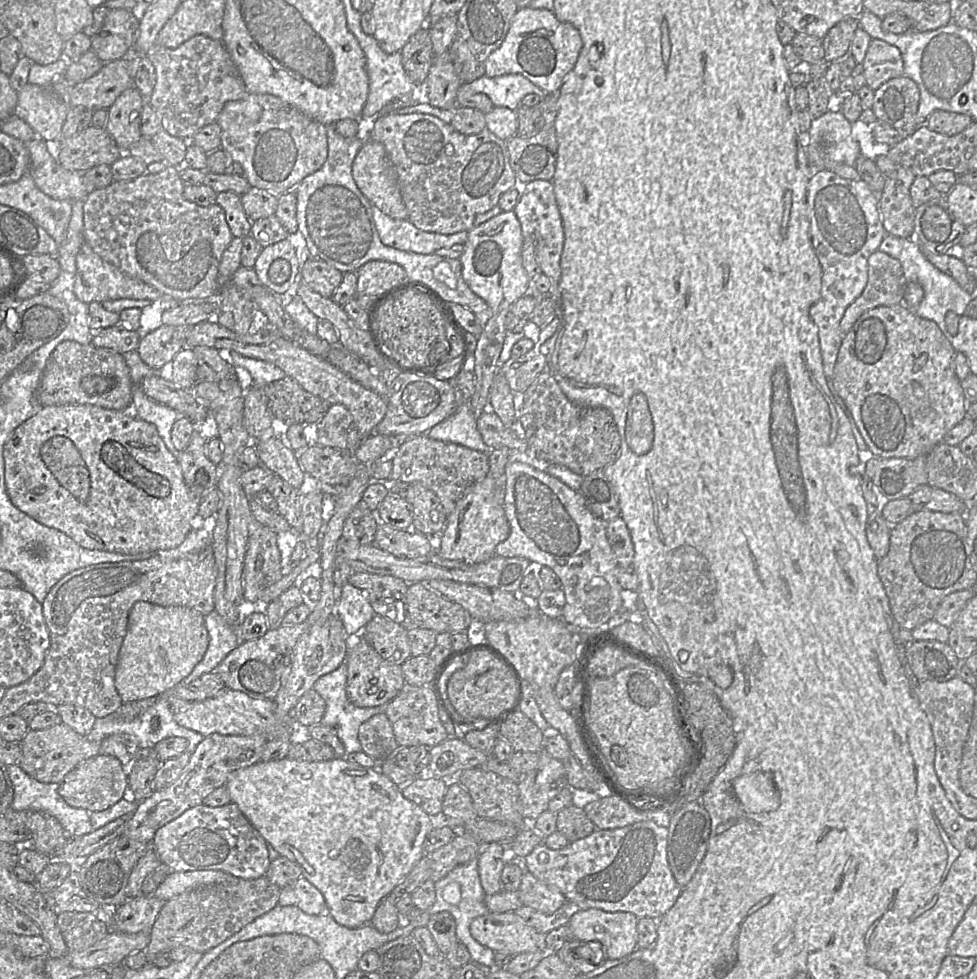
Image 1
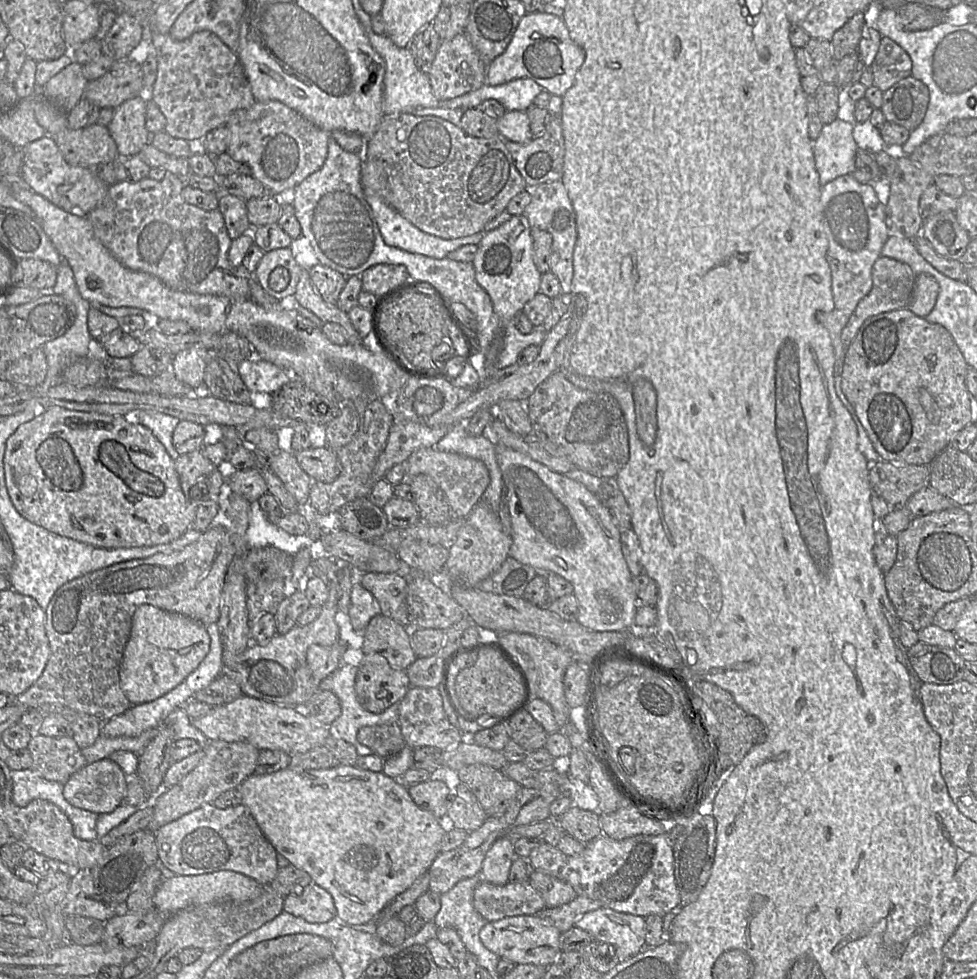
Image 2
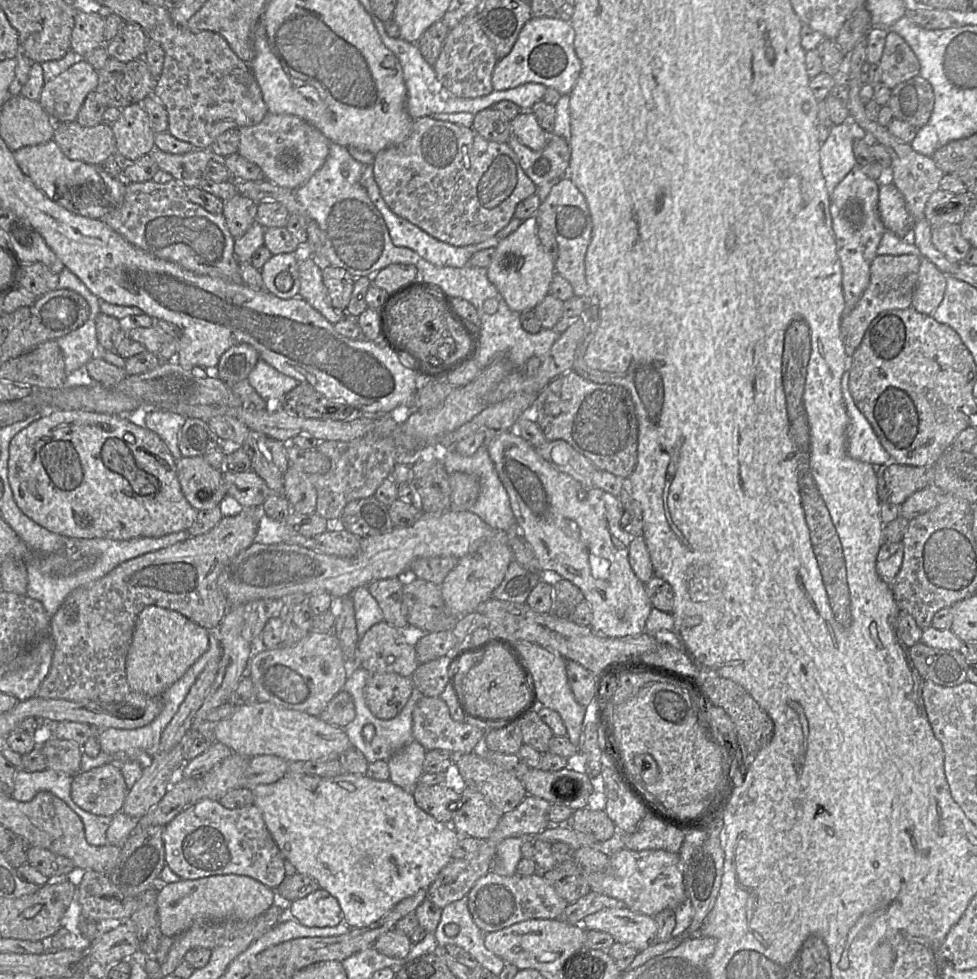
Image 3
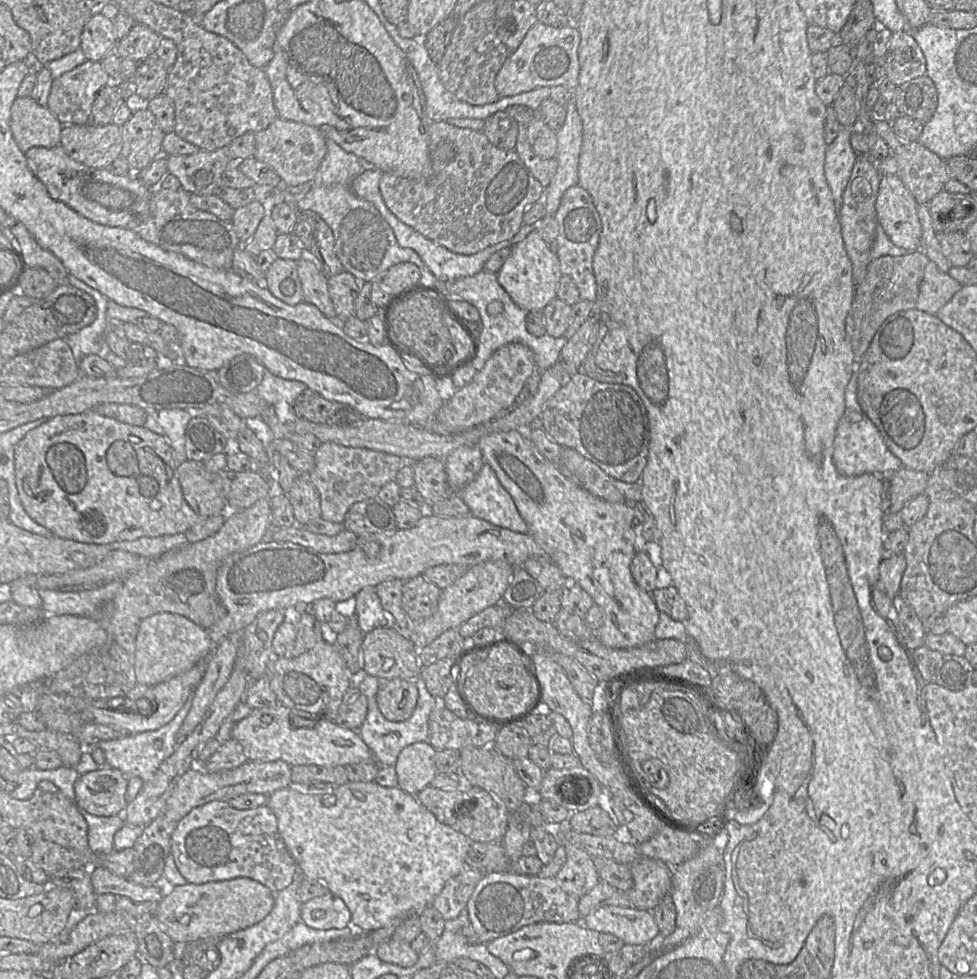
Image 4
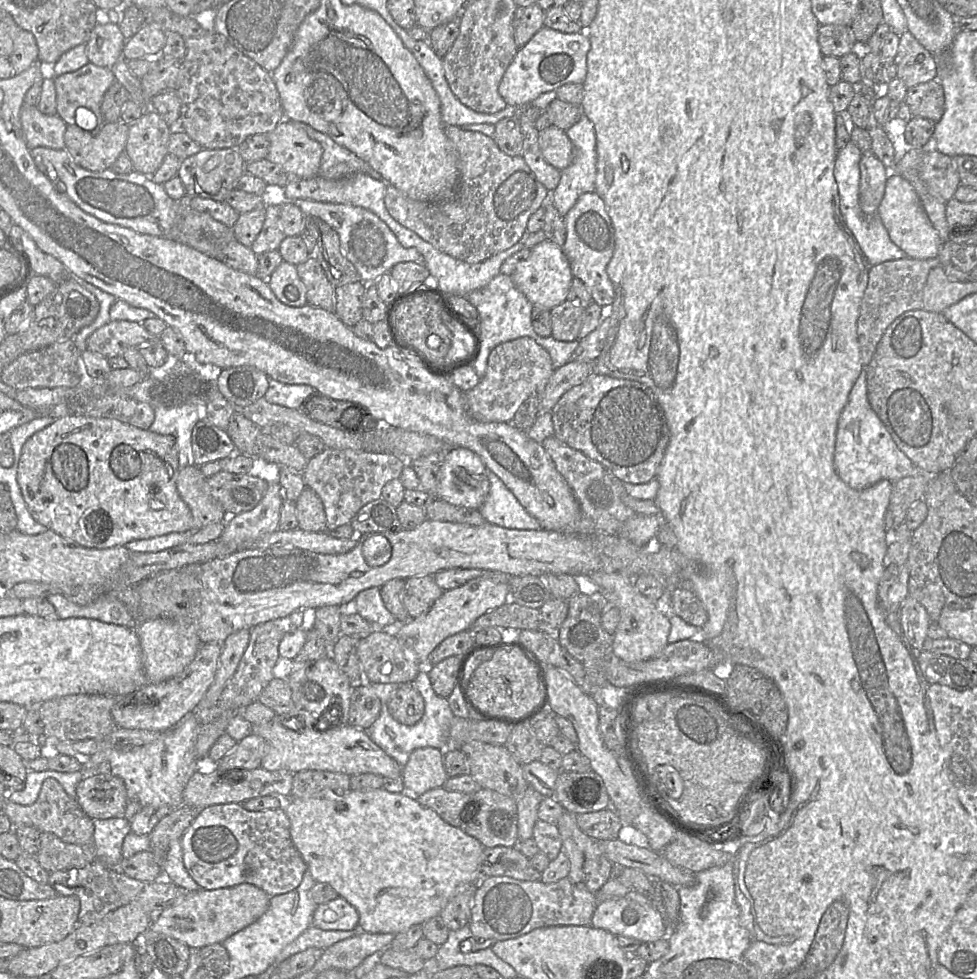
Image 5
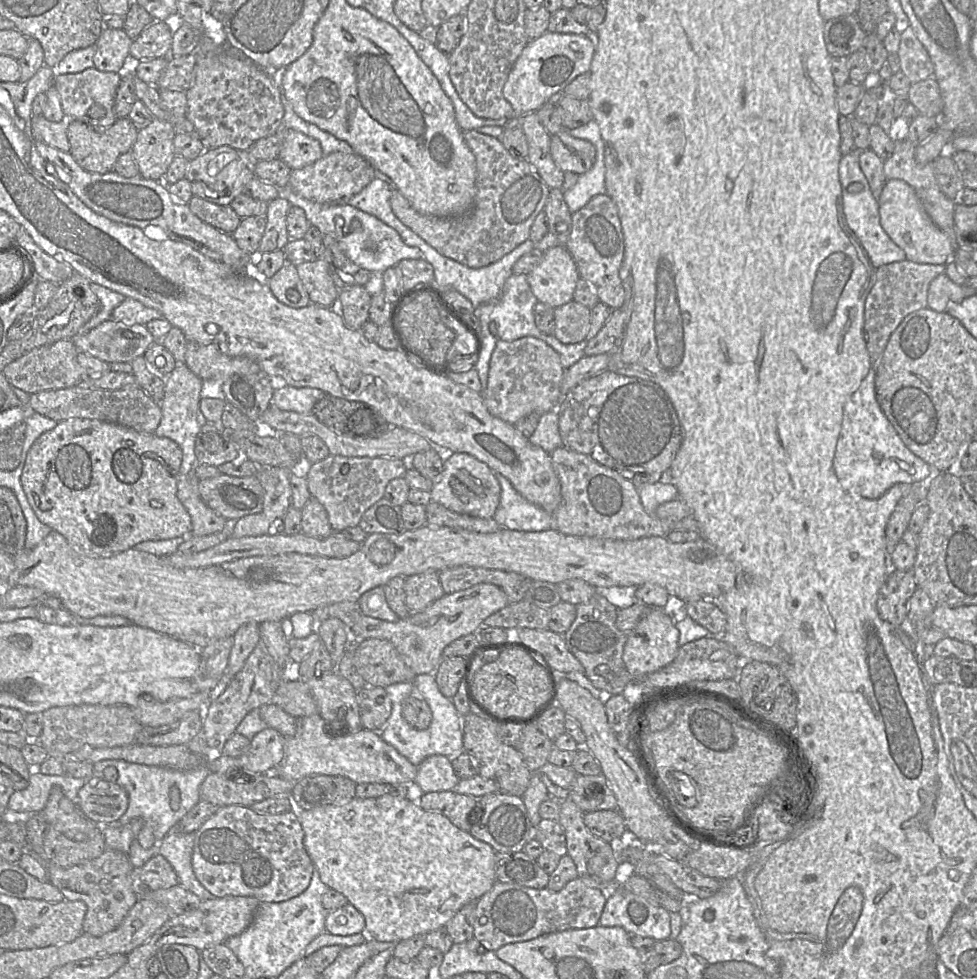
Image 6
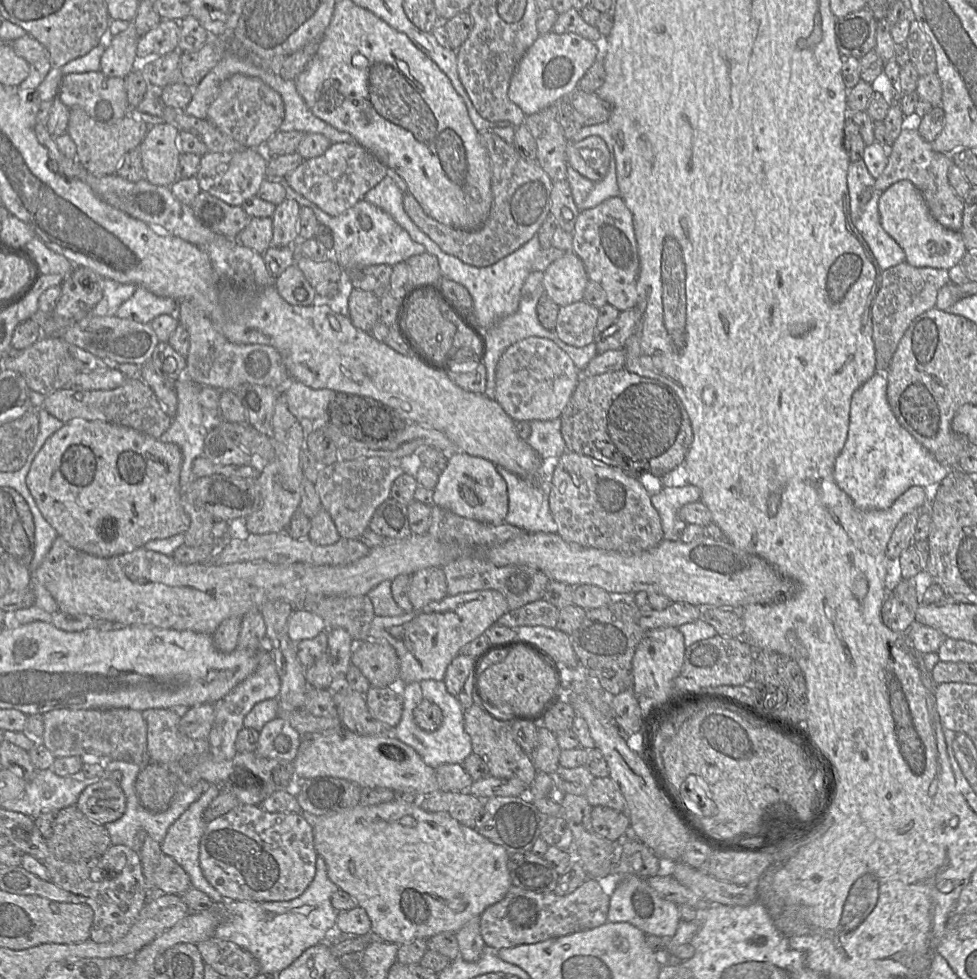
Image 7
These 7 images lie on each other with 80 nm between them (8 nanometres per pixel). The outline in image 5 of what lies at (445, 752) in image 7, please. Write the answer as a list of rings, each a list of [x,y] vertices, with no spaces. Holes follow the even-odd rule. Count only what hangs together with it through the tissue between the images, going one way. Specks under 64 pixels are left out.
[[[422,668],[413,681],[413,685],[420,693],[425,703],[425,712],[421,720],[413,726],[407,726],[396,721],[388,710],[388,702],[399,688],[399,684],[393,683],[368,683],[371,690],[381,701],[381,711],[378,719],[366,731],[370,739],[379,746],[389,757],[403,767],[409,759],[410,754],[418,749],[433,747],[446,750],[449,746],[450,726],[455,718],[450,709],[447,699],[438,696],[431,685],[427,668]]]

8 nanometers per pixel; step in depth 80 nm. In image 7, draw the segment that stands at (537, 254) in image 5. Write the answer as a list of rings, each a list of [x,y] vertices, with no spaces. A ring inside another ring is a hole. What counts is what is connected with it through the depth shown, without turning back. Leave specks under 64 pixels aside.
[[[565,252],[543,272],[544,293],[559,307],[583,300],[588,276],[581,259]]]

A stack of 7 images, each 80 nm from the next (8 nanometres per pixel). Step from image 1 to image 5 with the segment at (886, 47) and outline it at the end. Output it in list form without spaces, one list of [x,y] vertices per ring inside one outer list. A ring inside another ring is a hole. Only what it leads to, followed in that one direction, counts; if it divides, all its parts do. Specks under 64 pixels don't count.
[[[907,30],[900,35],[897,55],[897,77],[907,88],[936,79],[936,62],[930,54]]]

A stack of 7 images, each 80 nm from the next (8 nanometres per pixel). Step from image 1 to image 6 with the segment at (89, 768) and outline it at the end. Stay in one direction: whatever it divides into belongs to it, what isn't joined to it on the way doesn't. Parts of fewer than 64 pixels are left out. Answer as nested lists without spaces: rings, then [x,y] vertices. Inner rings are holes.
[[[92,776],[79,790],[77,805],[96,825],[107,825],[118,821],[125,814],[128,795],[116,782]]]

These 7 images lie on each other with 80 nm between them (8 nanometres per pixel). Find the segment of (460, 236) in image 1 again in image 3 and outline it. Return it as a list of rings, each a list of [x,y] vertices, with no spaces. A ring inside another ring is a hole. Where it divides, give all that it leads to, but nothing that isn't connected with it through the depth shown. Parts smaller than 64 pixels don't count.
[[[368,165],[365,167],[362,177],[361,177],[361,185],[366,190],[367,195],[371,202],[375,205],[375,207],[379,210],[381,213],[386,226],[389,231],[389,235],[391,238],[392,243],[397,247],[406,247],[414,252],[416,252],[419,256],[421,256],[423,259],[428,261],[429,263],[433,264],[437,267],[454,267],[454,268],[463,268],[469,265],[469,260],[472,257],[473,254],[486,250],[489,248],[496,248],[497,245],[500,243],[501,240],[508,237],[511,233],[513,233],[515,230],[519,228],[519,226],[522,224],[522,221],[513,217],[509,224],[500,230],[496,235],[493,237],[487,239],[486,241],[483,241],[481,243],[465,246],[465,247],[458,247],[453,246],[450,244],[447,244],[445,242],[442,242],[423,230],[421,230],[416,225],[412,224],[411,222],[407,221],[404,218],[399,217],[395,213],[393,213],[385,201],[383,200],[379,187],[376,183],[375,177],[374,177],[374,171],[372,165]]]

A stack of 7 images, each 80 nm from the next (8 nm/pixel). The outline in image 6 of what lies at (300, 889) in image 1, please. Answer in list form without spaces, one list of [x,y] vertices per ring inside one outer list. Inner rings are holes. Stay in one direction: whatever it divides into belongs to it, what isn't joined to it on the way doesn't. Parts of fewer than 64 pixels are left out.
[[[348,902],[339,909],[328,911],[325,919],[325,931],[340,936],[365,933],[364,916]]]

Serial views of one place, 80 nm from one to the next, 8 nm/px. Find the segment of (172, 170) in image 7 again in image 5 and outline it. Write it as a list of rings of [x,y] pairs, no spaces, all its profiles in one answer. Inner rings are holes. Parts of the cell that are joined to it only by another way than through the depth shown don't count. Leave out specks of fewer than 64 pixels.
[[[146,109],[136,122],[129,124],[125,154],[131,159],[135,172],[152,176],[169,154],[168,144],[172,128],[155,111]]]

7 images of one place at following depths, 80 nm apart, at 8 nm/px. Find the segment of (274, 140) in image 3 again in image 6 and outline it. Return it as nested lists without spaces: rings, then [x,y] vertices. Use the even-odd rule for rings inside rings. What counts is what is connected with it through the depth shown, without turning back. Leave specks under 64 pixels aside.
[[[281,130],[283,144],[278,159],[292,170],[303,168],[319,160],[324,154],[320,142],[302,132]]]

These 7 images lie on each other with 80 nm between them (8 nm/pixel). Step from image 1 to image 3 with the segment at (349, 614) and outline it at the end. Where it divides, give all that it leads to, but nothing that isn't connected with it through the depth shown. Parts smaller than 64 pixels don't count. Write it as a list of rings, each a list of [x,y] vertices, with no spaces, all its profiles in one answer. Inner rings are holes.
[[[367,586],[358,587],[352,593],[357,634],[362,638],[375,624],[384,621],[382,610]]]

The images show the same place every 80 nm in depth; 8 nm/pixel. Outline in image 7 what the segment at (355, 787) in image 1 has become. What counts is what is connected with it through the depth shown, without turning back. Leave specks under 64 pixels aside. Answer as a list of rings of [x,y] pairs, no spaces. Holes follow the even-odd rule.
[[[395,800],[372,806],[357,805],[348,810],[323,817],[316,817],[305,812],[301,812],[311,824],[314,836],[314,847],[327,866],[329,879],[338,888],[352,896],[363,908],[370,921],[371,933],[375,938],[383,942],[396,945],[407,944],[415,939],[425,939],[440,934],[442,932],[456,933],[467,922],[475,917],[479,917],[486,908],[501,901],[512,886],[511,877],[507,867],[509,853],[501,846],[494,844],[487,838],[479,834],[474,828],[462,825],[450,815],[444,812],[426,812],[418,803],[407,804]]]

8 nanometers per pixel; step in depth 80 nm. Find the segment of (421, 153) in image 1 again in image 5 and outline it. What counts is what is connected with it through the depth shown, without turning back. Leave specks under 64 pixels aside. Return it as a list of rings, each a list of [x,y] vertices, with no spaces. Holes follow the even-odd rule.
[[[445,125],[444,131],[454,148],[459,170],[459,180],[452,195],[437,202],[419,201],[387,184],[384,203],[399,224],[415,232],[424,241],[457,260],[475,264],[515,245],[527,231],[529,217],[550,200],[551,192],[537,179],[522,156],[505,154],[492,137],[452,125]]]

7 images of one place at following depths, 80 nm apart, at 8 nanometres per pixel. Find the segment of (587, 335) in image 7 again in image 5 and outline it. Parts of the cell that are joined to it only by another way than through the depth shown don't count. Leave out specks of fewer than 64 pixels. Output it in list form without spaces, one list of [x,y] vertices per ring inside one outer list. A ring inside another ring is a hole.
[[[564,301],[562,304],[550,309],[551,336],[558,341],[574,341],[582,326],[584,309],[575,306],[571,302]]]

